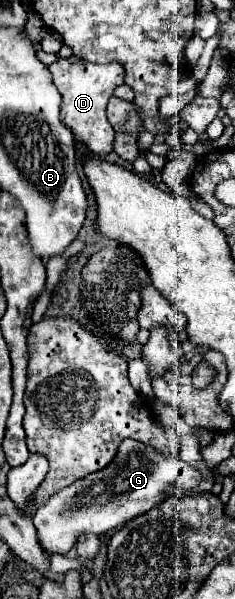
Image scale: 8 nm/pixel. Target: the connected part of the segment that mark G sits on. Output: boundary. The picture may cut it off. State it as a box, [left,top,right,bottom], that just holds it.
[34,440,200,554]

